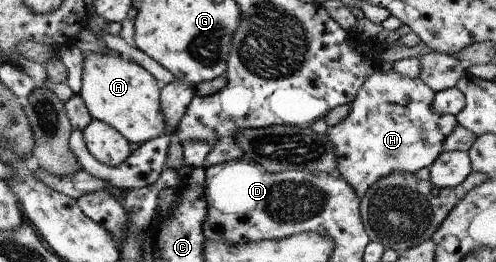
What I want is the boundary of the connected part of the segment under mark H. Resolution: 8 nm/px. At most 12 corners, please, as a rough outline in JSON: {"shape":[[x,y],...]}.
{"shape":[[419,77],[361,85],[326,130],[335,172],[363,198],[416,174],[458,120]]}

